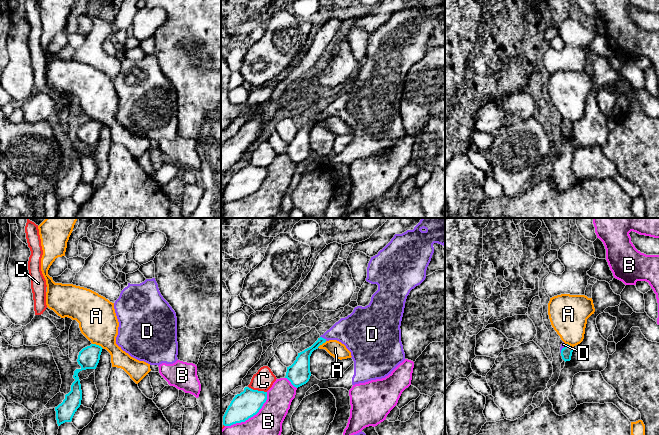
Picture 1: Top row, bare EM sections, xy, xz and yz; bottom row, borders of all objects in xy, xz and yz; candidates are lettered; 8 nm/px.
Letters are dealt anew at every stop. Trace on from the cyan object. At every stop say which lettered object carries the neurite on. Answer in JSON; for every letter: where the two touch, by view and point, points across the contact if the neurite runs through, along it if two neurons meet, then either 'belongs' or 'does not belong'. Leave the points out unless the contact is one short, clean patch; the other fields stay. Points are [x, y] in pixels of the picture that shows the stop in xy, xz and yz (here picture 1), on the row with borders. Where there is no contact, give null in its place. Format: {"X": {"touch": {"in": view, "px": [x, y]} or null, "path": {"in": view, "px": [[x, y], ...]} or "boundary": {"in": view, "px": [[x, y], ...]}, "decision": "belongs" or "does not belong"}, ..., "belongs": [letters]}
{"A": {"touch": {"in": "xy", "px": [98, 345]}, "boundary": {"in": "xy", "px": [[92, 343], [98, 344], [103, 348]]}, "decision": "does not belong"}, "B": {"touch": {"in": "xz", "px": [251, 416]}, "decision": "does not belong"}, "C": {"touch": {"in": "xz", "px": [257, 390]}, "decision": "does not belong"}, "D": {"touch": {"in": "xz", "px": [323, 338]}, "path": {"in": "xz", "px": [[302, 361], [303, 357], [323, 338], [339, 331], [353, 331]]}, "decision": "belongs"}, "belongs": ["D"]}

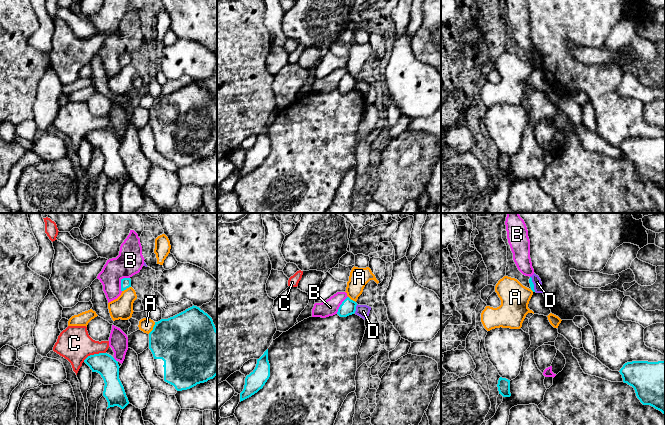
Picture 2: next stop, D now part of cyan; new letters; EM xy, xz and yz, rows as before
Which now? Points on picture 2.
{"A": {"touch": {"in": "xy", "px": [153, 328]}, "decision": "does not belong"}, "B": {"touch": {"in": "xy", "px": [121, 282]}, "decision": "does not belong"}, "C": {"touch": {"in": "xy", "px": [94, 354]}, "decision": "does not belong"}, "D": {"touch": {"in": "xz", "px": [355, 308]}, "boundary": {"in": "xz", "px": [[357, 304], [354, 312]]}, "decision": "does not belong"}, "belongs": []}

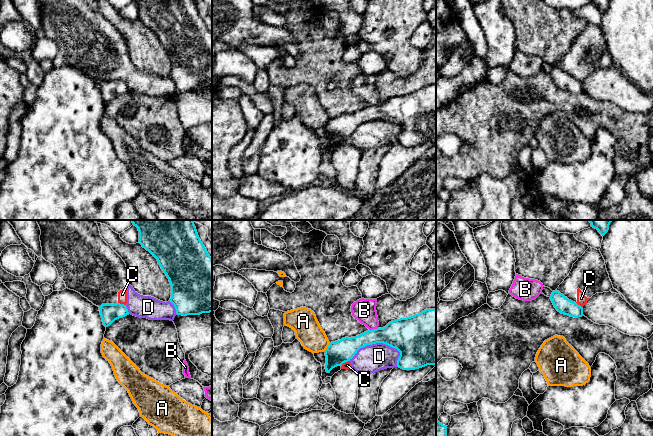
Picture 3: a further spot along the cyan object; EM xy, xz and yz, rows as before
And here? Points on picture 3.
{"A": {"touch": {"in": "xz", "px": [327, 347]}, "decision": "does not belong"}, "B": {"touch": {"in": "xz", "px": [373, 329]}, "decision": "does not belong"}, "C": {"touch": {"in": "xz", "px": [344, 362]}, "boundary": {"in": "xz", "px": [[349, 360], [345, 361], [341, 366]]}, "decision": "does not belong"}, "D": {"touch": {"in": "xz", "px": [374, 343]}, "boundary": {"in": "xz", "px": [[400, 352], [382, 343], [372, 343], [361, 347], [349, 360]]}, "decision": "does not belong"}, "belongs": []}

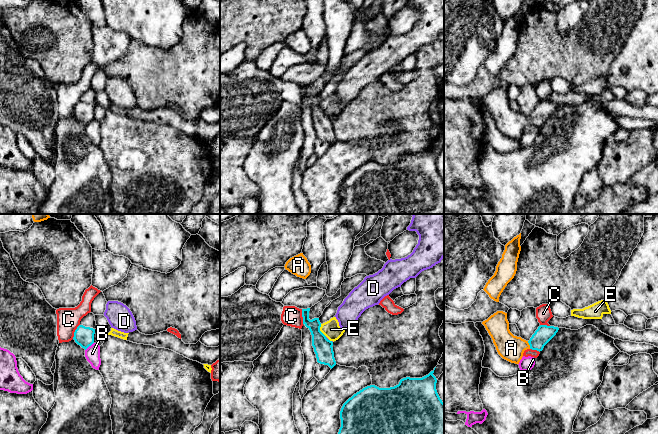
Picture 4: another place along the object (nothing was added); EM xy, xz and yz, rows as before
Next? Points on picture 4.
{"A": {"touch": {"in": "yz", "px": [529, 344]}, "path": {"in": "yz", "px": [[544, 333], [534, 343], [529, 344], [517, 345], [511, 348]]}, "decision": "belongs"}, "B": {"touch": {"in": "xy", "px": [89, 345]}, "decision": "does not belong"}, "C": {"touch": {"in": "xz", "px": [302, 316]}, "boundary": {"in": "xz", "px": [[301, 309], [303, 323]]}, "decision": "does not belong"}, "D": {"touch": {"in": "xz", "px": [327, 339]}, "decision": "does not belong"}, "E": {"touch": {"in": "xz", "px": [319, 330]}, "boundary": {"in": "xz", "px": [[320, 324], [320, 330], [326, 336]]}, "decision": "does not belong"}, "belongs": ["A"]}

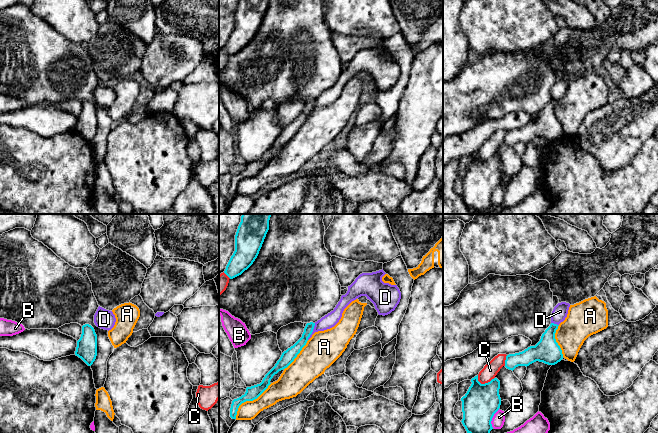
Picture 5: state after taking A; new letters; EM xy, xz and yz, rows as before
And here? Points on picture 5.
{"A": {"touch": {"in": "xz", "px": [249, 400]}, "decision": "does not belong"}, "B": {"touch": {"in": "yz", "px": [492, 417]}, "decision": "does not belong"}, "C": {"touch": {"in": "yz", "px": [485, 383]}, "decision": "does not belong"}, "D": {"touch": {"in": "xz", "px": [312, 331]}, "boundary": {"in": "xz", "px": [[315, 323], [312, 333], [307, 339]]}, "decision": "does not belong"}, "belongs": []}

